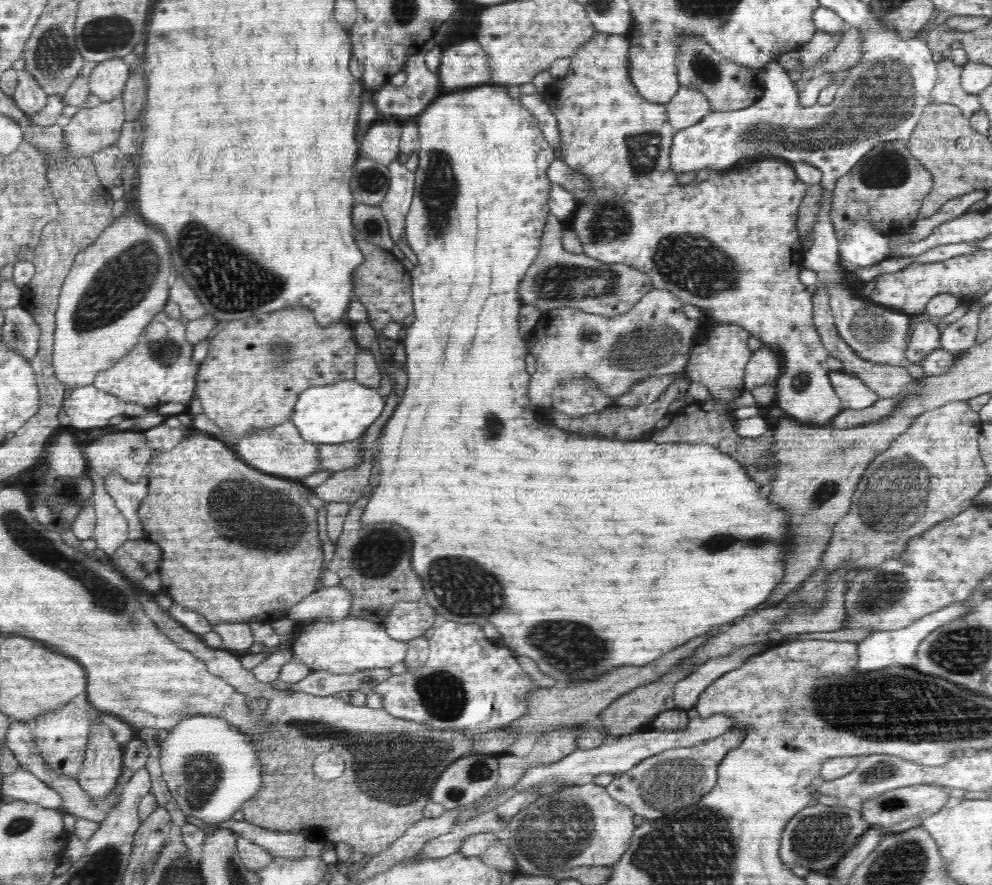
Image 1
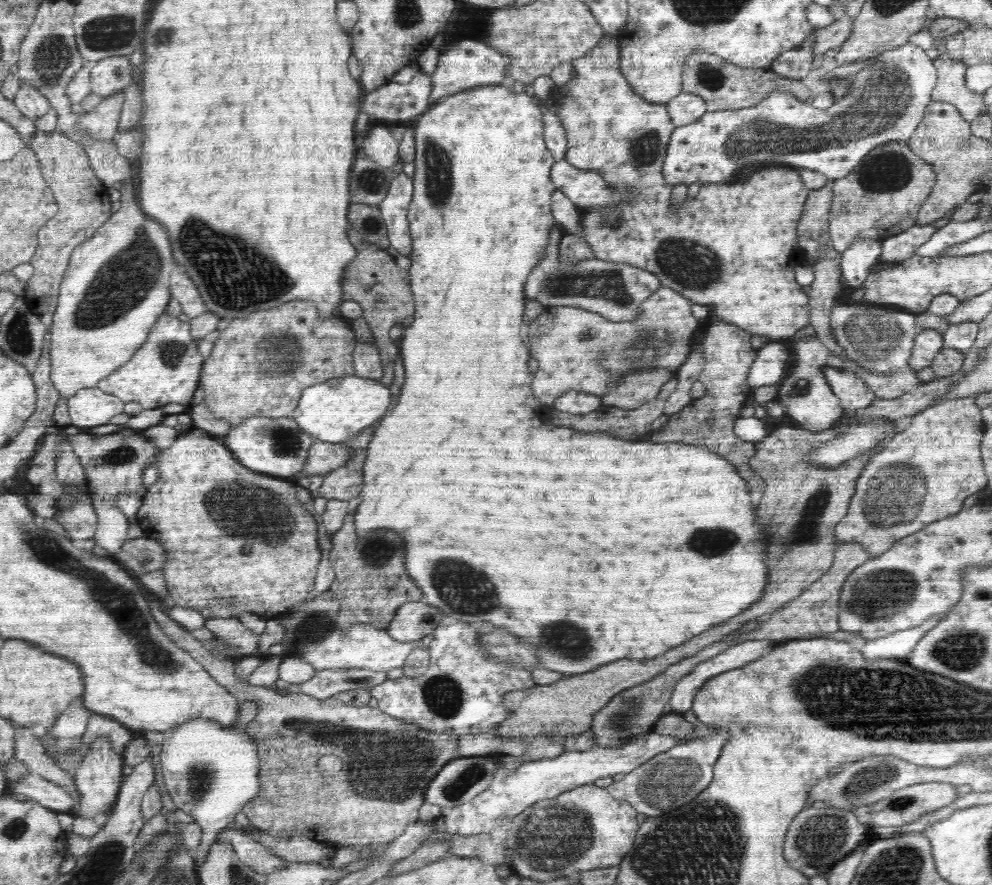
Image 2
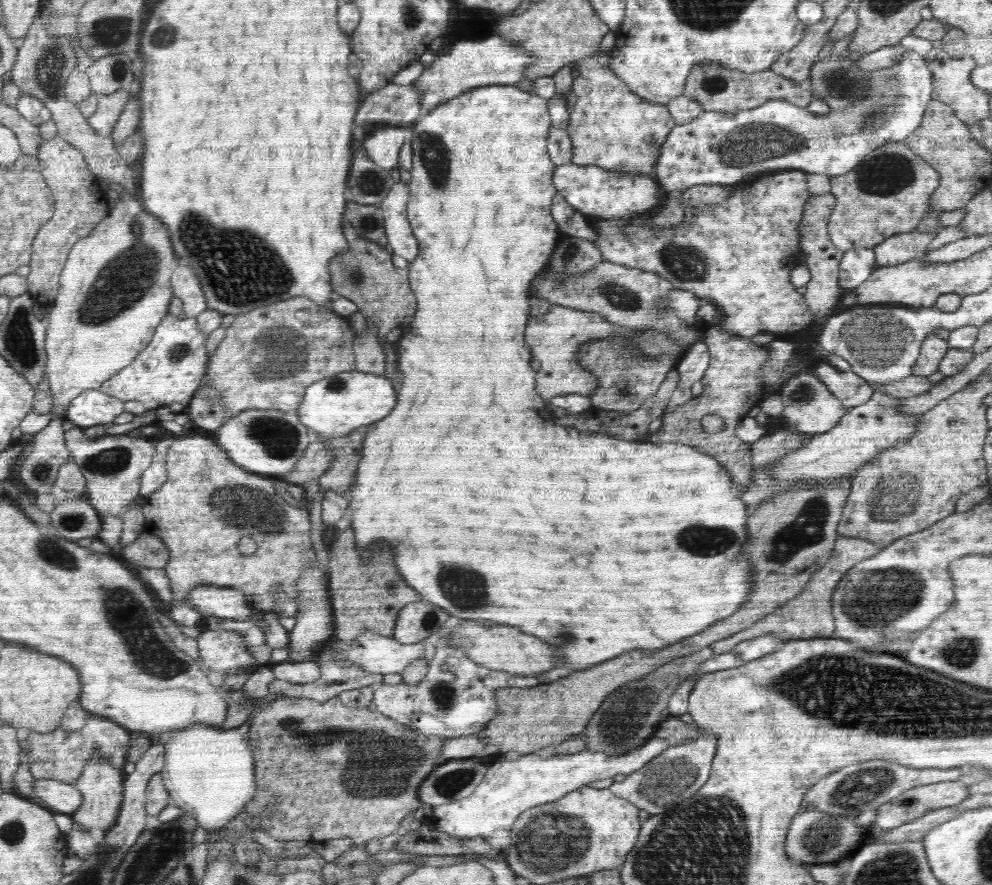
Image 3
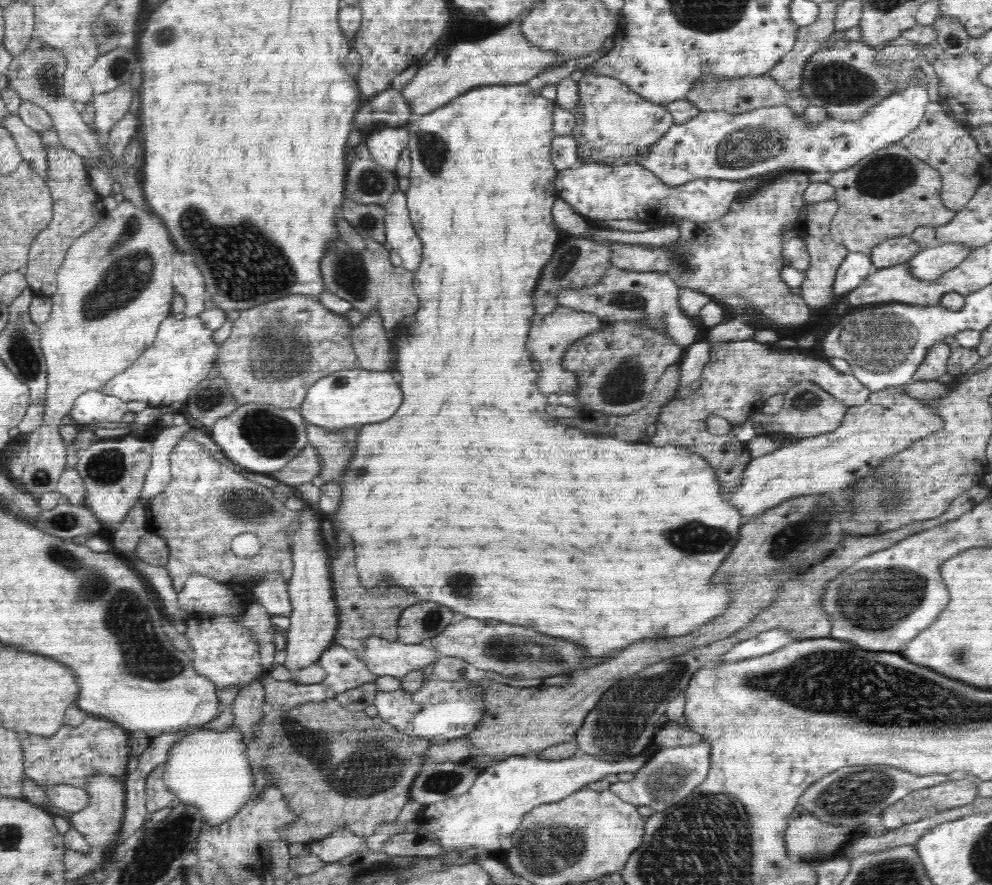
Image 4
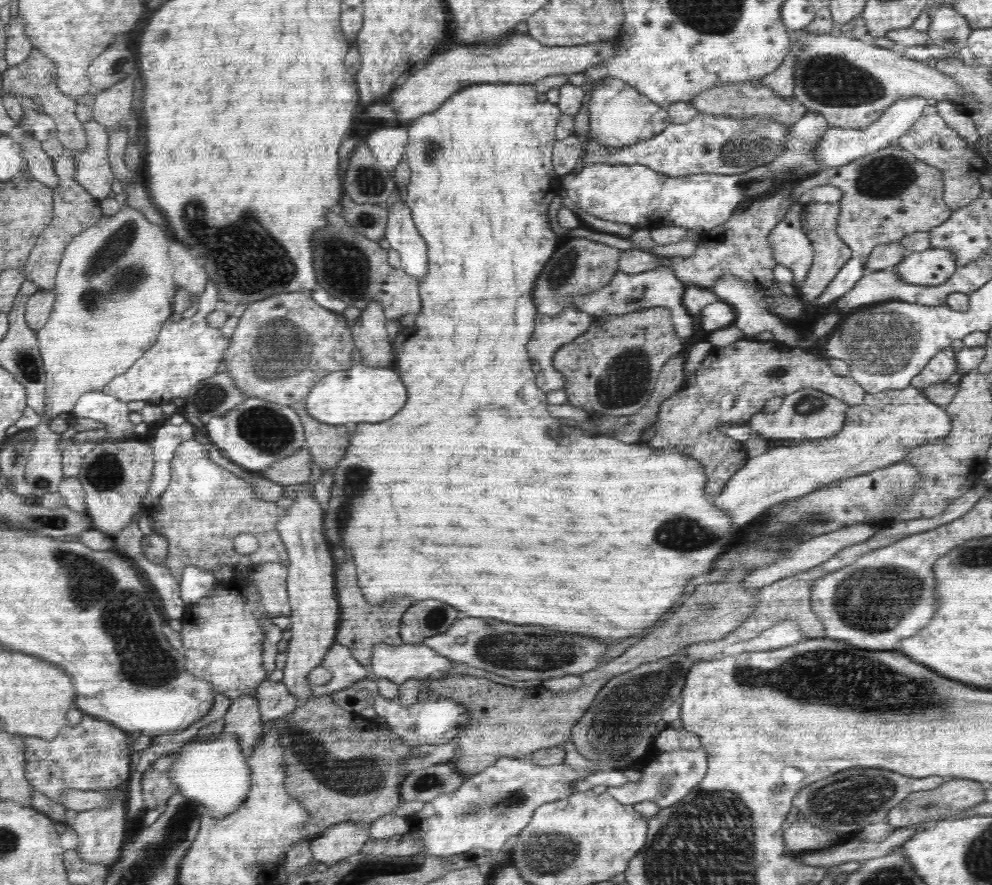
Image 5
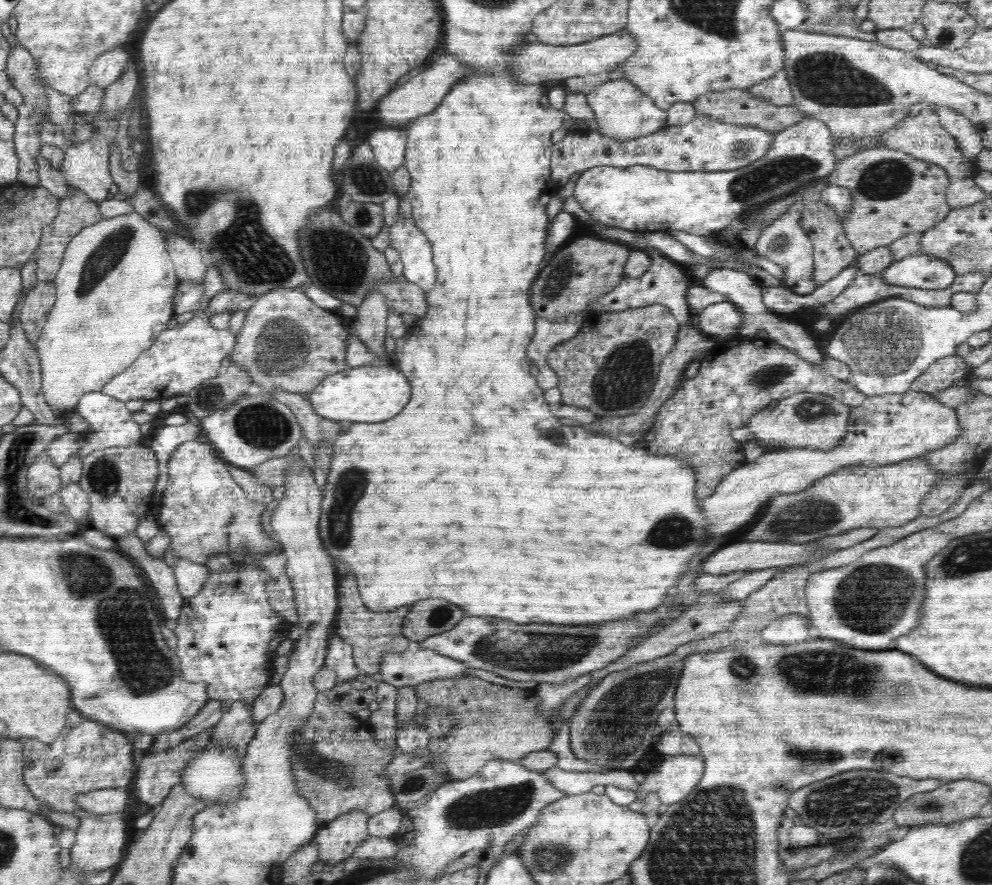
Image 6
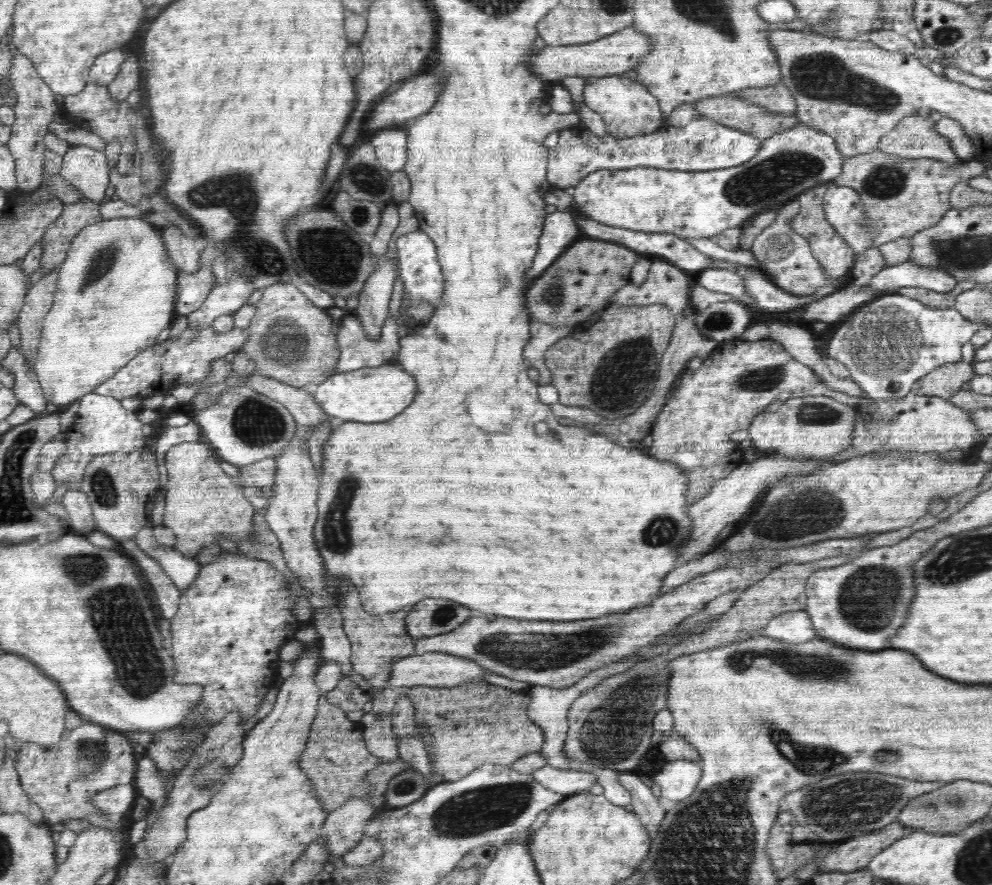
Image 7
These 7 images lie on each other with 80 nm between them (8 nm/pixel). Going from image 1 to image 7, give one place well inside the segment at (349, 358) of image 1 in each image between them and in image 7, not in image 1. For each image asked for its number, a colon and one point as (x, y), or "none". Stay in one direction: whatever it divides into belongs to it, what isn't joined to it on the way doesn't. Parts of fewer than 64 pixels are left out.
2: (260, 365)
3: (269, 356)
4: (276, 351)
5: (282, 347)
6: (287, 342)
7: (291, 340)

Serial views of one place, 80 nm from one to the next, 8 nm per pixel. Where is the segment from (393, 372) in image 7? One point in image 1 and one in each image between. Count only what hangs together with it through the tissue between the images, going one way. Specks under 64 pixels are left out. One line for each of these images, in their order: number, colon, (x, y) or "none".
1: (338, 412)
2: (333, 411)
3: (332, 407)
4: (356, 397)
5: (362, 394)
6: (369, 394)

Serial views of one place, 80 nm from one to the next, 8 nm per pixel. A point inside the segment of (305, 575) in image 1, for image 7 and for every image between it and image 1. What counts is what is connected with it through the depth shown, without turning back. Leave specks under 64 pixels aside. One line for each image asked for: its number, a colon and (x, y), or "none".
2: (205, 508)
3: (191, 513)
4: (206, 505)
5: (205, 507)
6: (205, 511)
7: (203, 504)

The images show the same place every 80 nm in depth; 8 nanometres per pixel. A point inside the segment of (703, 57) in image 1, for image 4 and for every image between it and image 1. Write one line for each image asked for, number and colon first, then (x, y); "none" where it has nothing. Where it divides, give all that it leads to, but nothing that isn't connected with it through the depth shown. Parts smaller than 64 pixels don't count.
2: (724, 86)
3: (716, 88)
4: (732, 95)

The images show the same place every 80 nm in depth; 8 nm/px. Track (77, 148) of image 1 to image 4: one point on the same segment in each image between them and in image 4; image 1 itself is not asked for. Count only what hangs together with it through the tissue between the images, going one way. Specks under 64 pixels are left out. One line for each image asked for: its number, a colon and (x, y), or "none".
2: (101, 123)
3: (109, 107)
4: (110, 106)

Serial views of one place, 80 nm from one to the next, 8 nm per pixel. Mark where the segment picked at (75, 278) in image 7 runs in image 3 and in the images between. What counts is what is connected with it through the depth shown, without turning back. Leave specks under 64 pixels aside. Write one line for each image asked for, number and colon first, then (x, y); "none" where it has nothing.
3: (115, 289)
4: (114, 288)
5: (115, 287)
6: (115, 289)

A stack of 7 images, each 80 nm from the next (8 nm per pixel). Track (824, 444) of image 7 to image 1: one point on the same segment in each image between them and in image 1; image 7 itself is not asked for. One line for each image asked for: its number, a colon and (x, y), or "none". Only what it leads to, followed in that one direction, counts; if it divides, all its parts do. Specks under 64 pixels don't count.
1: (742, 264)
2: (734, 246)
3: (809, 407)
4: (808, 410)
5: (806, 415)
6: (811, 420)

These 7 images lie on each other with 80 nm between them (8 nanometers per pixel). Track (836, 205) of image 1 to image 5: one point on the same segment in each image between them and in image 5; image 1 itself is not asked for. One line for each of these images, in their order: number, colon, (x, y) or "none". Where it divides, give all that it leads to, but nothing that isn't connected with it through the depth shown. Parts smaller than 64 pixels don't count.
2: (882, 196)
3: (889, 192)
4: (891, 193)
5: (888, 194)

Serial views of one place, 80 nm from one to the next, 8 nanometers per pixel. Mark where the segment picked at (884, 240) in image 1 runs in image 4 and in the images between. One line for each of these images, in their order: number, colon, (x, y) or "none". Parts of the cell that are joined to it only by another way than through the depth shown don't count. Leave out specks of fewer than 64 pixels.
2: (856, 262)
3: (856, 266)
4: (855, 268)

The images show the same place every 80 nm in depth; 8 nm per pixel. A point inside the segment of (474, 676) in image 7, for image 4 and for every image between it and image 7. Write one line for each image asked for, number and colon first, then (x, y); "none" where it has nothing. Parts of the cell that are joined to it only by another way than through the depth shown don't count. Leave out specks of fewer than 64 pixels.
4: (384, 658)
5: (396, 663)
6: (407, 668)

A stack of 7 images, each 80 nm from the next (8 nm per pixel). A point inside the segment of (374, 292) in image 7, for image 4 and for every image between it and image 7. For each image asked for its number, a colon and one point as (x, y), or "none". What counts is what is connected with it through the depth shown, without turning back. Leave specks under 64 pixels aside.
4: (372, 347)
5: (370, 337)
6: (370, 322)

